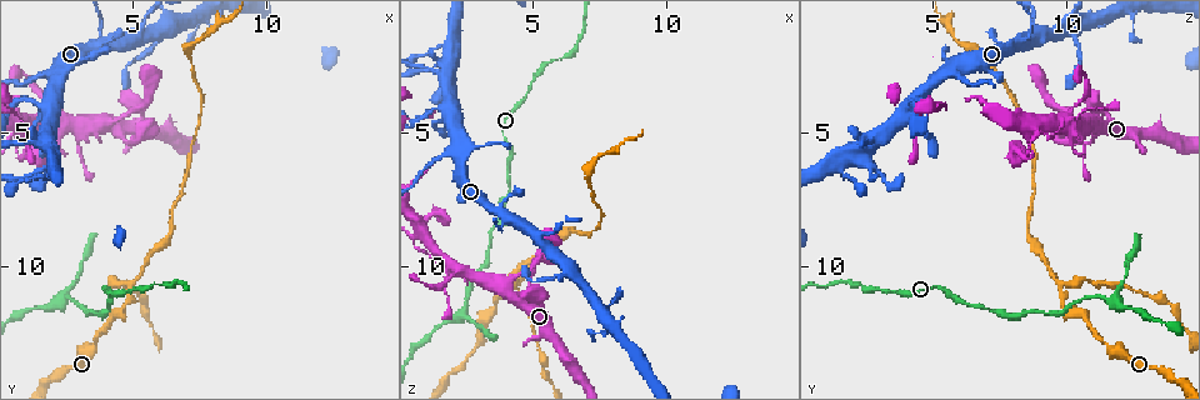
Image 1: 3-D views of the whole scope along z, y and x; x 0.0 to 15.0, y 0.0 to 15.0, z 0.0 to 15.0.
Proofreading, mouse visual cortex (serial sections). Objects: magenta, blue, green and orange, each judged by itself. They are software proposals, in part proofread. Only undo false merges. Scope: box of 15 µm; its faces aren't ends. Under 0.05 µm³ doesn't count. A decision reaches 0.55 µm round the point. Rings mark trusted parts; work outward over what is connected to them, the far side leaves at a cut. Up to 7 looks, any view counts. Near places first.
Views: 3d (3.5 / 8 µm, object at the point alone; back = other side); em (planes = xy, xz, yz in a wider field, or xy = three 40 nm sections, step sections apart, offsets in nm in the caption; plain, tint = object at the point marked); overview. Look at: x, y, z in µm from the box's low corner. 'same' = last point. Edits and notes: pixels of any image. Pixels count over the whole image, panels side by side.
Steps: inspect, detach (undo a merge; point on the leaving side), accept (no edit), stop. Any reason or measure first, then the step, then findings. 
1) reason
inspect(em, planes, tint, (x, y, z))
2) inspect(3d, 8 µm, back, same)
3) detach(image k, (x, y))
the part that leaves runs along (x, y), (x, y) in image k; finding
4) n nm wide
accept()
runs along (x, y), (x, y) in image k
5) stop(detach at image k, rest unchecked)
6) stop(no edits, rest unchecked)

three-way junction
inspect(3d, 8 µm, (4.9, 10.8, 9.9))

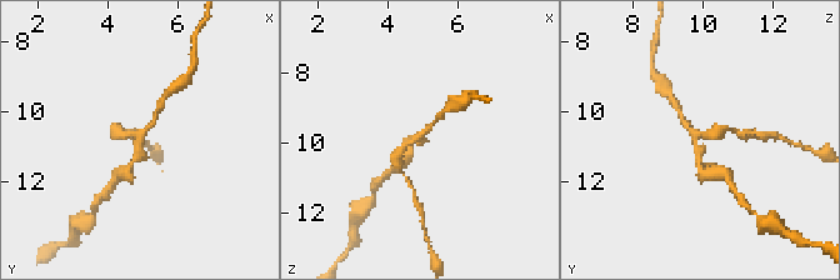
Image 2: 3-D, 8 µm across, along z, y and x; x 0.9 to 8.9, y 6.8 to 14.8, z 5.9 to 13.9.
closer look
inspect(3d, 3.5 µm, (5.0, 10.7, 9.8))

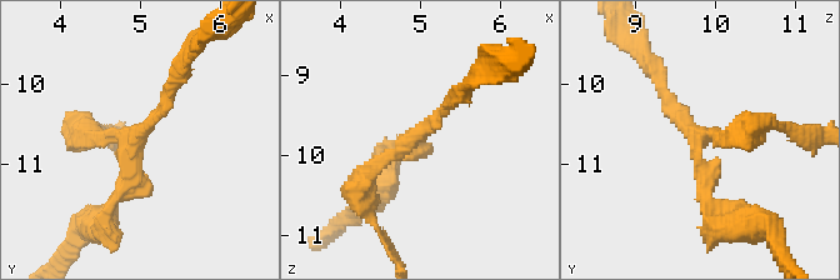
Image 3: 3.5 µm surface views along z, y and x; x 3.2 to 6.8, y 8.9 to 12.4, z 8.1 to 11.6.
3 arms; arms of 150, 200, 250 nm
inspect(em, xy, step 5, tint, (4.95, 10.70, 9.80))

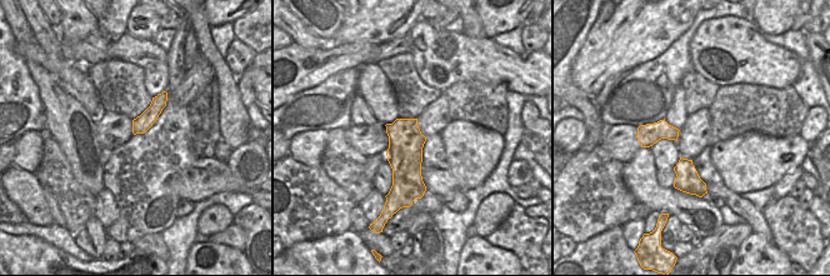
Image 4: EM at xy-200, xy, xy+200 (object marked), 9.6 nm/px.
340 nm wide
accept()
runs along (106, 215), (175, 76) in image 3; continuous, no second cell

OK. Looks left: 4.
sharp bend
inspect(3d, 3.5 µm, (2.3, 2.6, 5.7))

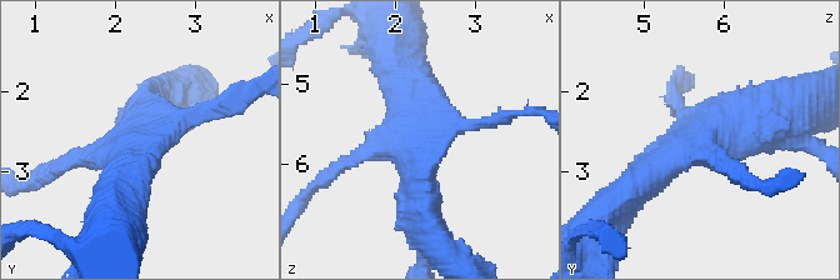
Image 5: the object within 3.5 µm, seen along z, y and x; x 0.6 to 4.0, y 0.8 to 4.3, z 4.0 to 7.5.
need the tissue
inspect(em, xy, step 1, tint, (2.25, 2.60, 5.70))

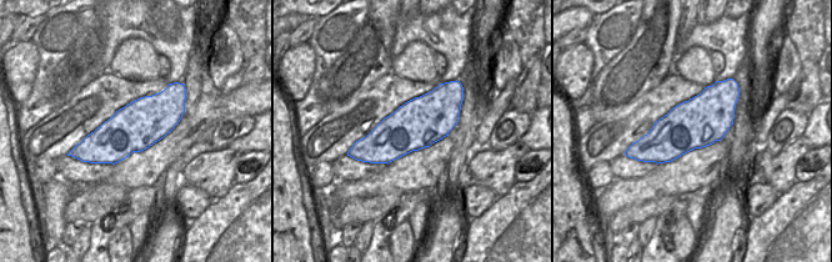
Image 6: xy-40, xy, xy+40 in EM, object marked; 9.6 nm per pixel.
cut it another way
inspect(em, xy, step 2, tint, same)

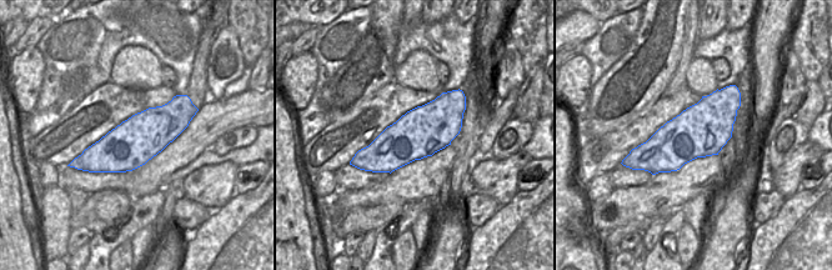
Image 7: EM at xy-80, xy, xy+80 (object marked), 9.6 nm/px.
480 nm wide
accept()
runs along (780, 118), (700, 136), (639, 183) in image 5; all the same cell

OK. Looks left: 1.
stop(no edits, rest unchecked)

